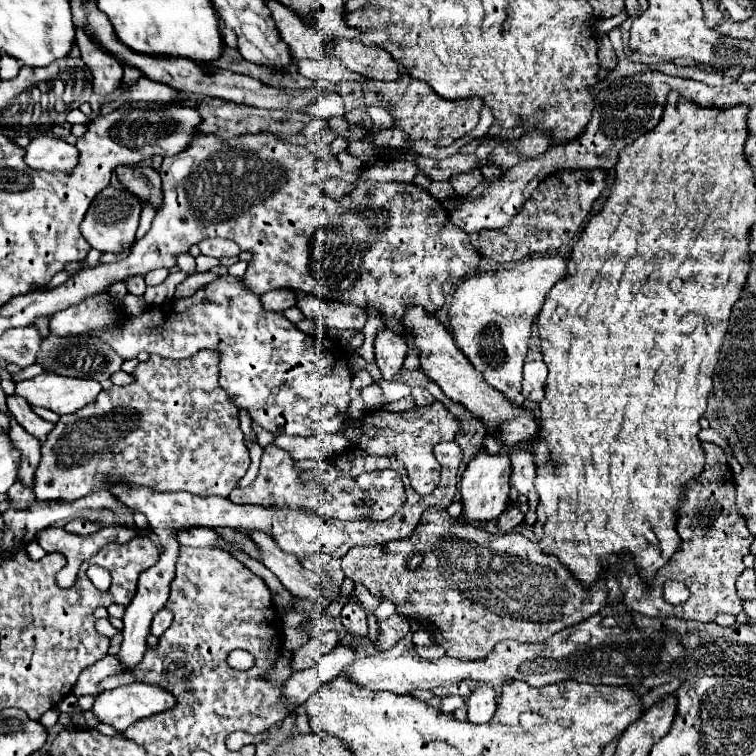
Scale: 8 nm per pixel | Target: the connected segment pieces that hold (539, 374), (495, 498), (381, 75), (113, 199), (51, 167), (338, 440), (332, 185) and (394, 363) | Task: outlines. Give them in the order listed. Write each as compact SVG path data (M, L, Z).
M531 361L523 365L523 397L529 401L541 401L543 399L543 387L547 379L547 367L543 361Z
M481 447L461 477L463 511L465 511L467 519L475 519L475 521L497 519L507 507L509 489L511 489L511 461L509 461L509 457L505 453L491 455L491 453L487 453L485 447Z
M359 41L337 43L337 47L333 47L333 59L339 59L347 69L373 81L399 81L403 75L387 51L381 51L379 47L365 47Z
M105 189L101 191L101 213L97 211L95 205L91 205L81 223L81 233L93 249L123 253L125 249L131 249L135 245L135 233L139 227L141 209L143 209L141 201L127 189L121 189L121 193L115 193L115 189Z
M37 135L25 149L25 163L37 171L71 173L79 163L79 149L65 139Z
M339 433L335 435L315 435L315 437L289 437L277 435L275 439L281 449L289 451L293 459L329 459L341 455L347 447L347 439Z
M329 179L329 181L325 183L325 191L327 191L333 199L339 199L339 197L347 195L351 189L353 189L353 185L349 185L349 183L345 183L345 181L337 181L337 179Z
M383 329L375 337L375 363L383 373L383 379L391 381L393 375L401 371L401 365L407 355L407 343L403 333Z

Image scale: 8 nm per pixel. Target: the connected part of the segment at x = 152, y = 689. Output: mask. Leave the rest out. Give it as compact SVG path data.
M131 683L97 695L91 711L103 723L113 725L119 733L123 733L135 721L161 711L169 711L175 707L175 703L175 697L163 687L149 683Z

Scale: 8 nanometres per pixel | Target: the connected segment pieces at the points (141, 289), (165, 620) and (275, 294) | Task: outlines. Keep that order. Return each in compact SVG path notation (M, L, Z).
M133 277L133 279L129 279L129 283L125 283L127 285L127 291L131 293L131 295L137 295L137 297L143 297L143 293L145 293L145 281L143 281L143 277Z
M163 607L155 617L153 617L153 623L151 623L151 635L155 637L161 637L161 633L171 625L171 619L173 619L173 613Z
M269 291L263 295L263 307L267 311L285 311L293 307L293 291Z

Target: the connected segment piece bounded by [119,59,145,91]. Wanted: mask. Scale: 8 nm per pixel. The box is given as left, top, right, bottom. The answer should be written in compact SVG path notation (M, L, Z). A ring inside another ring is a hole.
M119 59L119 63L123 65L123 81L121 81L123 91L127 91L127 89L129 89L129 87L133 87L141 77L145 77L145 73L143 73L143 71L139 71L137 67L127 65L127 63L125 63L125 61L121 61L121 59Z

